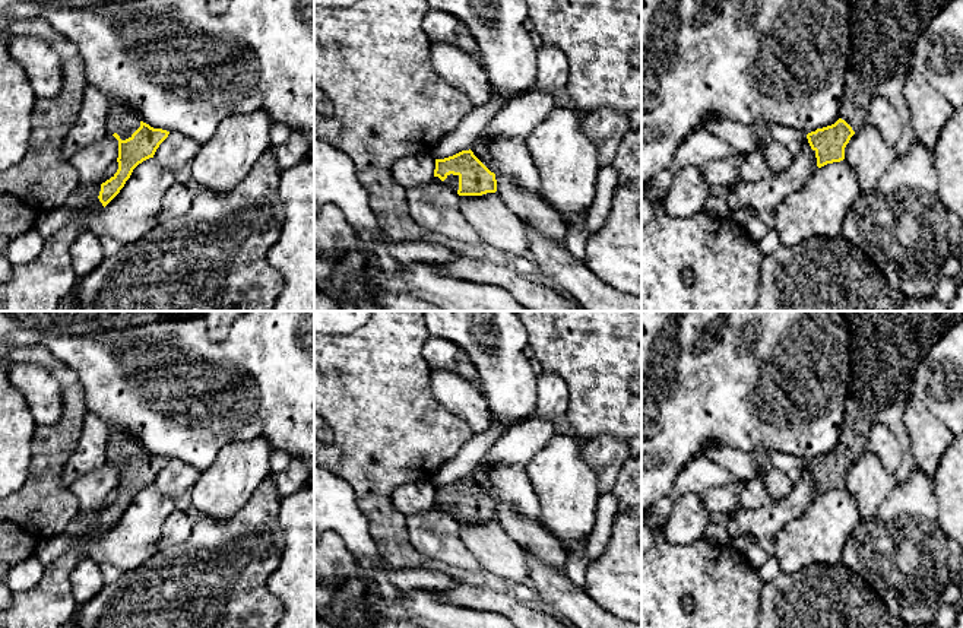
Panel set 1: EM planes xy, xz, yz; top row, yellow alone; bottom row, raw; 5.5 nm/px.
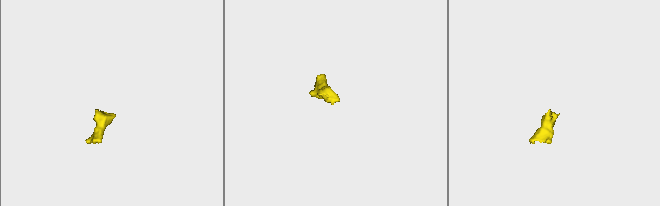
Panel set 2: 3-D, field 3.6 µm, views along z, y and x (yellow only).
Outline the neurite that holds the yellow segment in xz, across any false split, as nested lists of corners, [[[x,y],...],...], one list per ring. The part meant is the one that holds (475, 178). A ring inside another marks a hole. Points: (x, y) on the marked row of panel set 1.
[[[471,149],[435,159],[434,177],[444,181],[459,196],[482,196],[497,191],[495,174]]]

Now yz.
[[[846,0],[850,50],[840,118],[807,134],[817,166],[845,159],[850,137],[865,124],[878,86],[912,69],[919,35],[951,0]]]

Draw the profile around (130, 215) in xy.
[[[155,158],[139,164],[120,193],[89,221],[98,238],[111,237],[129,244],[145,237],[156,223],[162,197],[175,183],[175,171]]]

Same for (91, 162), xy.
[[[105,134],[95,143],[70,156],[72,166],[79,174],[79,187],[99,185],[107,168],[118,158],[118,140]]]

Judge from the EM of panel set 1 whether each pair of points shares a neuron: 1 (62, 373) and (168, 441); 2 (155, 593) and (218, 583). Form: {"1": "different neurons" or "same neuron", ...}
{"1": "different neurons", "2": "same neuron"}

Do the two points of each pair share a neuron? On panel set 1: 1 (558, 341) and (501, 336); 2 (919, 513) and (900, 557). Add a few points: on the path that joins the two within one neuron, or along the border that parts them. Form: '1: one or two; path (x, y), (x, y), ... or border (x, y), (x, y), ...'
1: two; border (523, 326), (528, 343)
2: one; path (909, 523), (902, 536), (902, 546)

